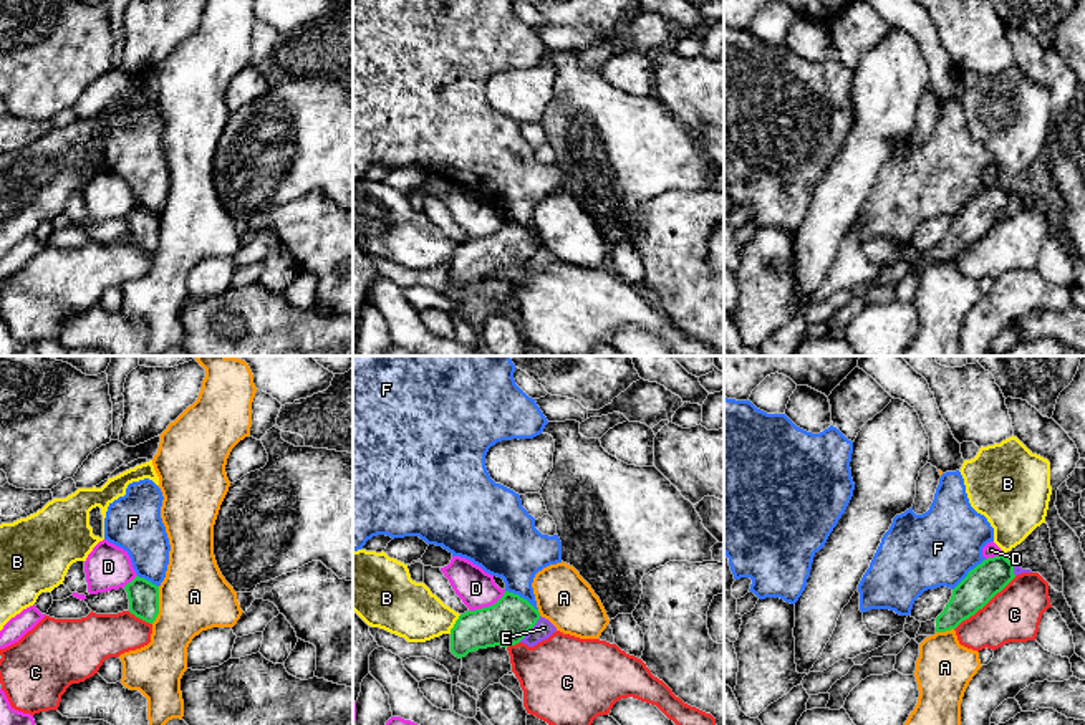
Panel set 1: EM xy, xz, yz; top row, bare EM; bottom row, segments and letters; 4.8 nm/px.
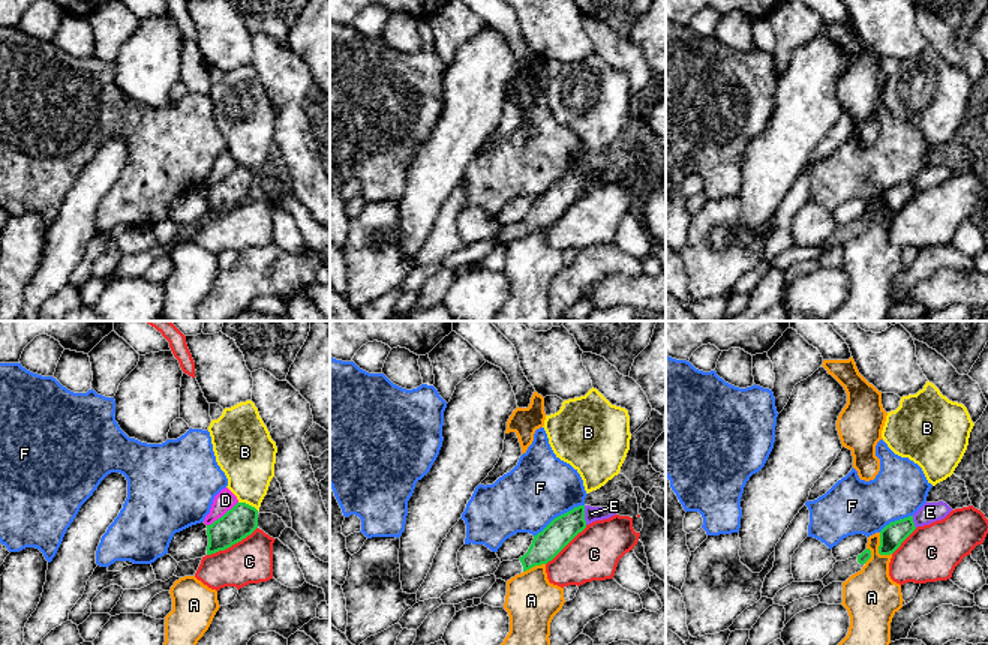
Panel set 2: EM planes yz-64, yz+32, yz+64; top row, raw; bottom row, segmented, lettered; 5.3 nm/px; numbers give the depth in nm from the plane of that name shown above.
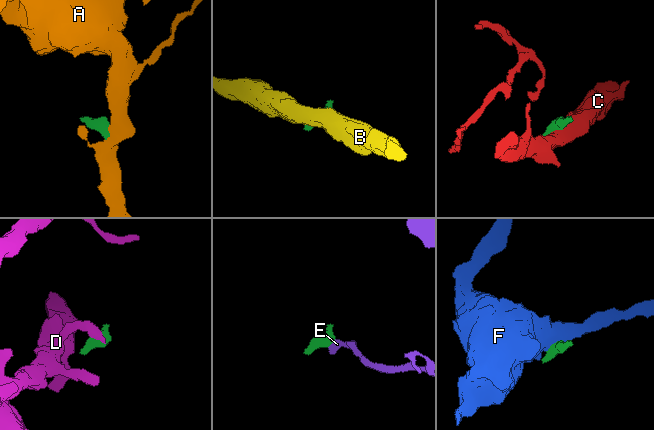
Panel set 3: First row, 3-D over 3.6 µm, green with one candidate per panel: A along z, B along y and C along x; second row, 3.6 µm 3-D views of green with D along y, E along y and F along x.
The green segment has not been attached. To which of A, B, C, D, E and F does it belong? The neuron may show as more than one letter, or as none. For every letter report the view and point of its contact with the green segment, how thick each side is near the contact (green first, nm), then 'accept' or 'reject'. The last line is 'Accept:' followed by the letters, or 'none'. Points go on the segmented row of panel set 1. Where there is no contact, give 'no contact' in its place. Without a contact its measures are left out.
A: xy (158, 604) | 150/340 nm | reject
B: xz (454, 624) | 220/280 nm | reject
C: yz (984, 604) | 170/260 nm | reject
D: xz (489, 606) | 220/180 nm | reject
E: xz (530, 628) | 220/90 nm | reject
F: yz (968, 573) | 170/360 nm | reject
Accept: none

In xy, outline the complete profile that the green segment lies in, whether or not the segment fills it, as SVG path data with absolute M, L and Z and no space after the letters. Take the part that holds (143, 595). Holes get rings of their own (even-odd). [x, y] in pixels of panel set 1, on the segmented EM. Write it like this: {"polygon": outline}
{"polygon": "M136 576L124 589L129 599L129 612L152 624L159 614L159 586Z"}

